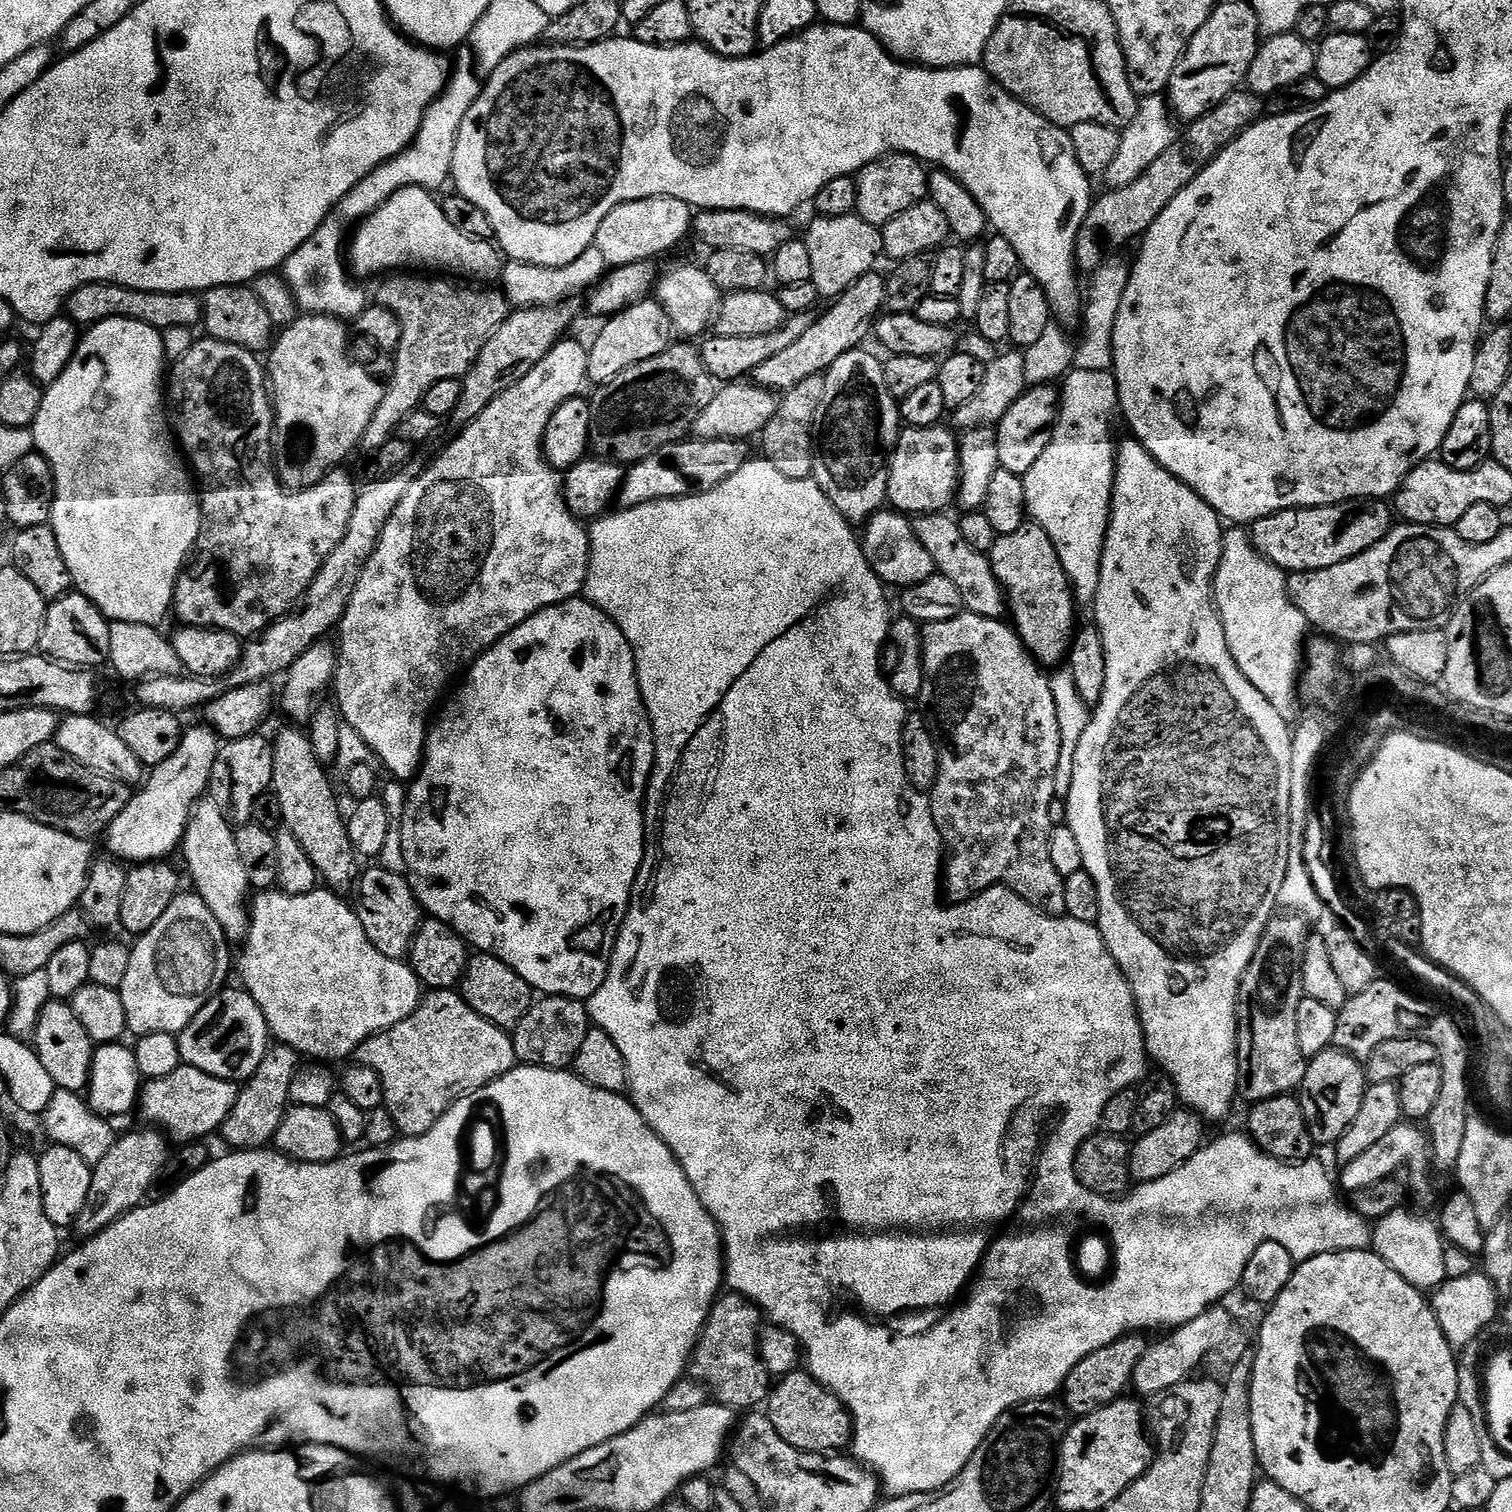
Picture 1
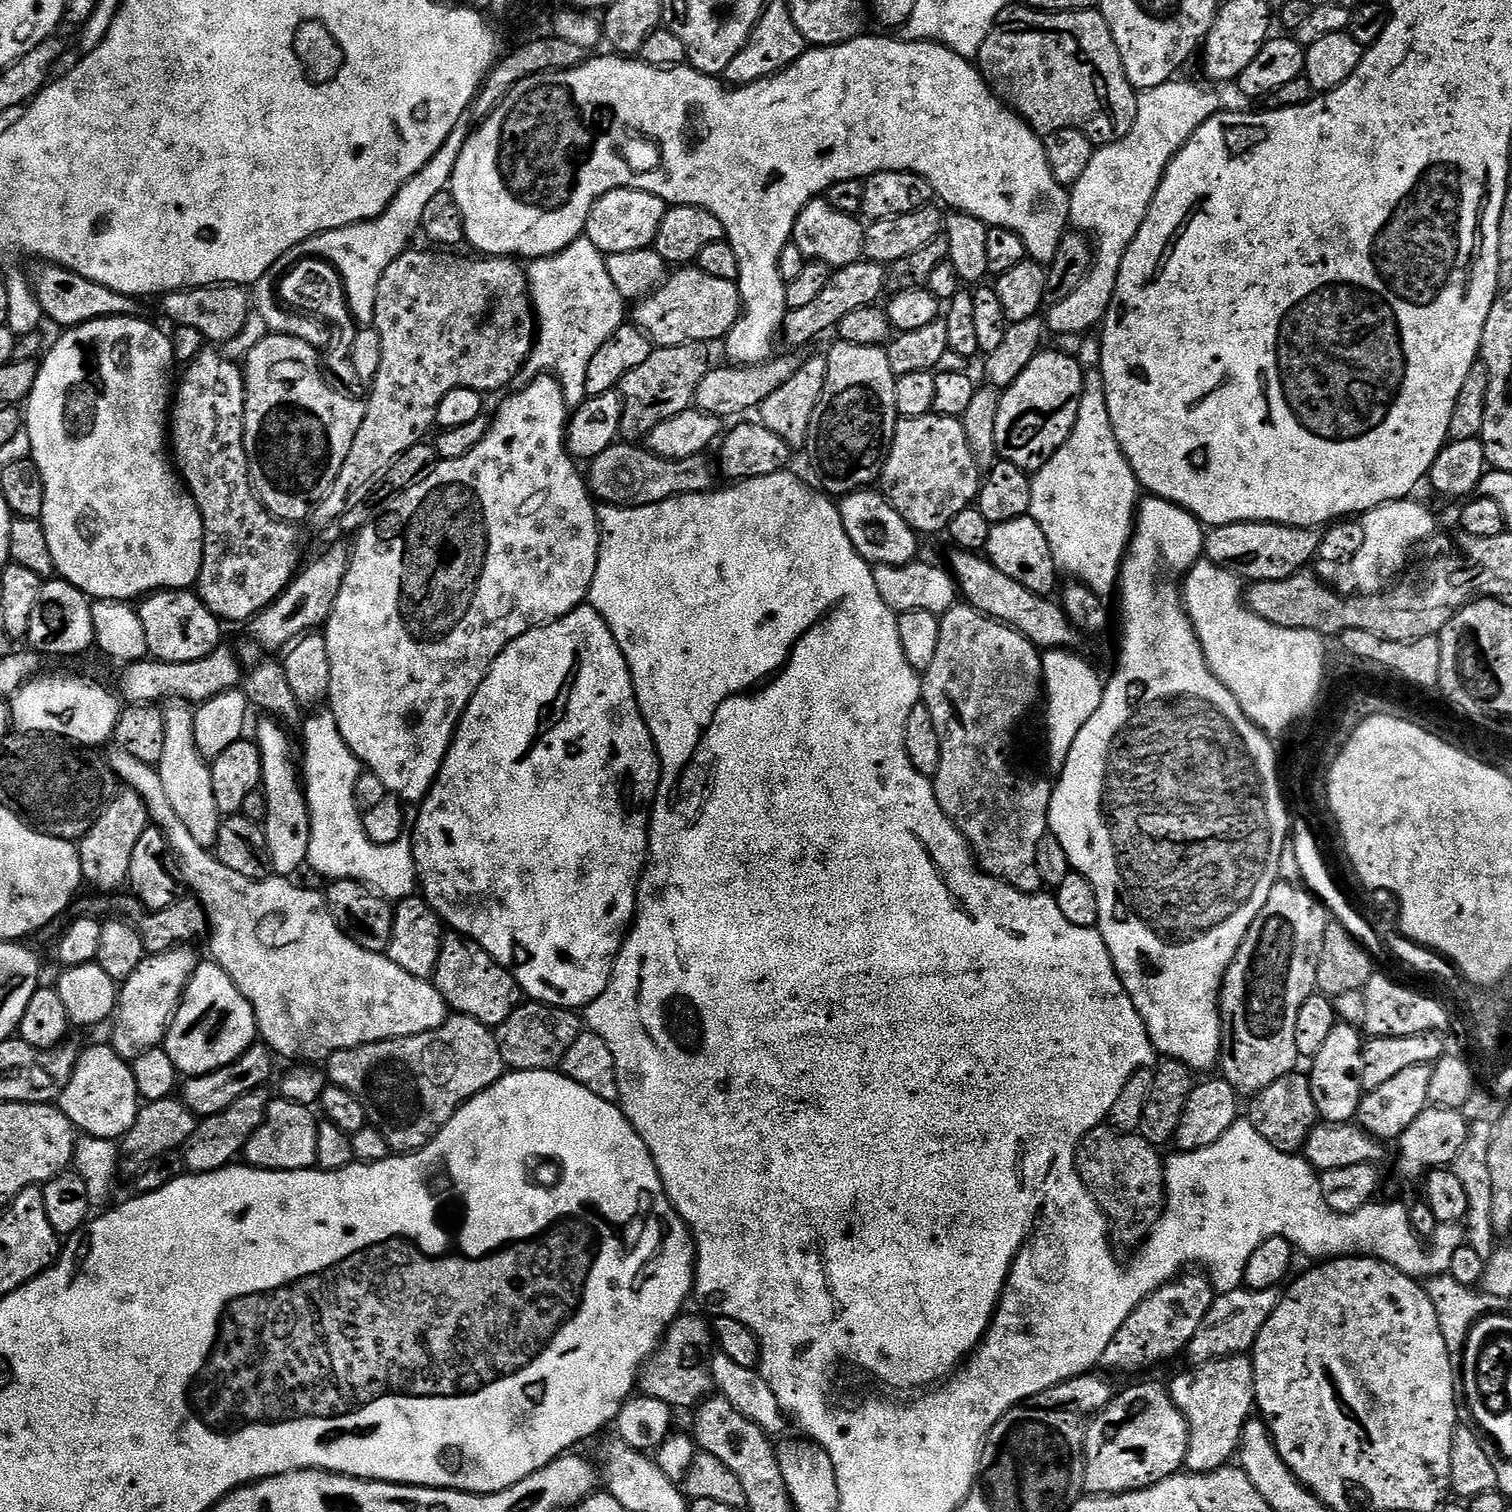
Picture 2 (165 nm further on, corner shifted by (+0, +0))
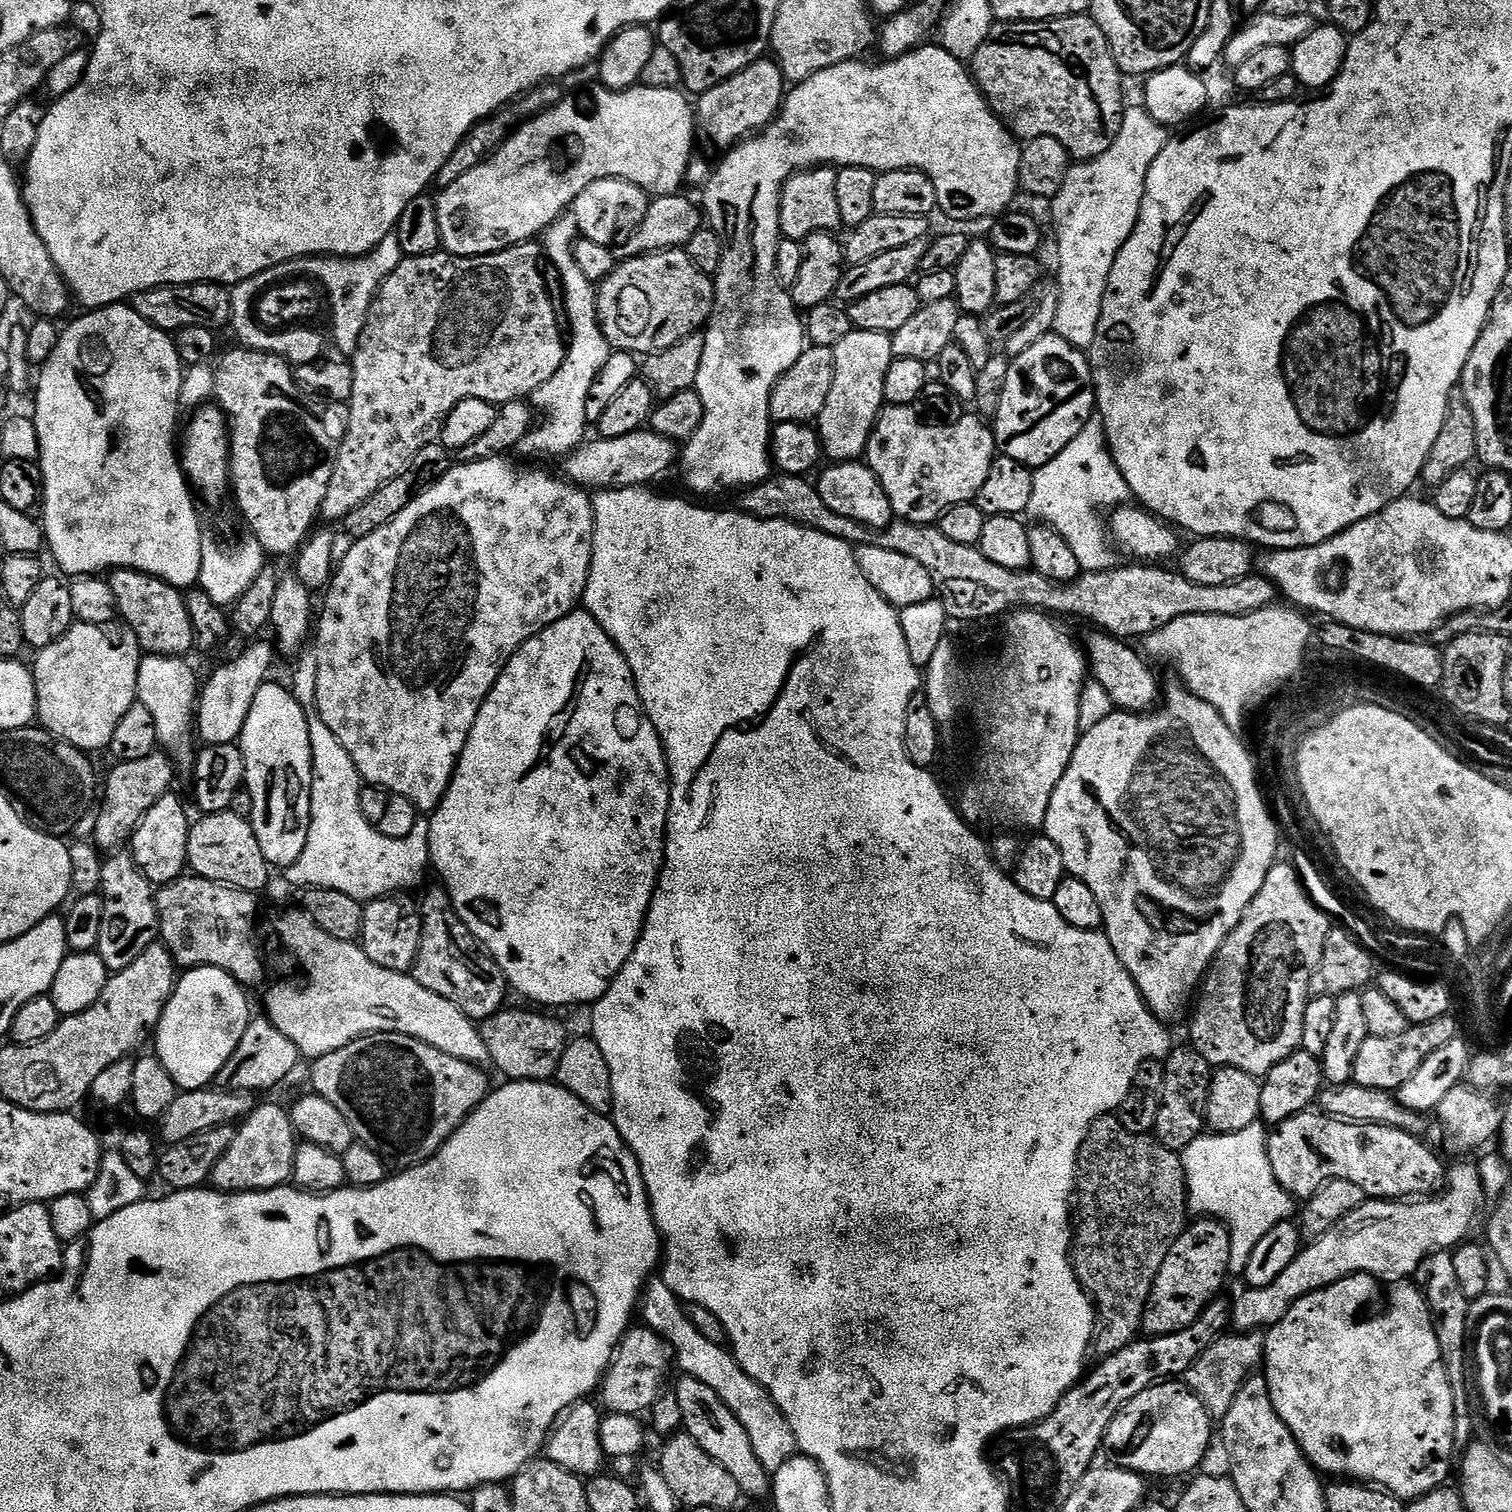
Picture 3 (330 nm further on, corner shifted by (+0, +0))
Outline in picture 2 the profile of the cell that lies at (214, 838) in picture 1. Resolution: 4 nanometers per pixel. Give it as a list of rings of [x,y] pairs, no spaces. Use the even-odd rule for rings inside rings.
[[[176,702],[163,709],[166,722],[166,743],[162,746],[162,762],[158,765],[163,789],[170,798],[170,806],[174,806],[178,818],[186,822],[186,830],[194,834],[195,840],[206,849],[211,849],[218,838],[218,830],[222,817],[218,810],[218,802],[214,802],[214,782],[209,761],[198,750],[198,742],[194,742],[195,711],[183,703]]]

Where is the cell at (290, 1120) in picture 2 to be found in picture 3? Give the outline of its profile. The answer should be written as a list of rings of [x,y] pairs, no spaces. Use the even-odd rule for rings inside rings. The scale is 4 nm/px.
[[[264,1104],[252,1109],[236,1128],[230,1150],[218,1158],[210,1177],[211,1187],[218,1192],[261,1192],[285,1187],[292,1180],[294,1154],[298,1137],[287,1107],[280,1104]]]

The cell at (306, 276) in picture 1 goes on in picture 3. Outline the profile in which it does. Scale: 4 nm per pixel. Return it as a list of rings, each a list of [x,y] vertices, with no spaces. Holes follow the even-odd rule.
[[[393,234],[382,242],[378,242],[378,246],[374,246],[374,250],[370,250],[364,256],[303,256],[297,260],[282,262],[254,278],[246,278],[231,289],[231,331],[236,331],[236,336],[240,339],[237,341],[243,347],[251,348],[257,352],[265,352],[268,348],[300,348],[300,343],[303,342],[304,348],[308,350],[304,352],[304,356],[315,356],[316,348],[309,350],[309,334],[300,335],[297,333],[291,336],[266,336],[264,333],[257,331],[256,327],[253,327],[249,315],[249,305],[251,304],[252,297],[264,285],[271,283],[274,279],[283,279],[283,276],[287,274],[308,272],[329,284],[332,298],[335,301],[336,334],[339,336],[340,345],[342,345],[340,352],[351,354],[356,350],[356,343],[364,329],[368,311],[378,294],[378,290],[382,286],[382,282],[386,282],[388,275],[400,265],[403,259],[405,259],[405,254],[402,246],[399,244],[399,238],[396,234]]]

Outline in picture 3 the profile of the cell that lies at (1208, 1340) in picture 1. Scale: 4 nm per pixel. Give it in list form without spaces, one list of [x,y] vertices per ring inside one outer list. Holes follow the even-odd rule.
[[[1475,1163],[1460,1164],[1453,1172],[1451,1169],[1446,1176],[1446,1187],[1439,1194],[1432,1194],[1415,1202],[1405,1202],[1403,1199],[1369,1199],[1361,1208],[1355,1208],[1353,1212],[1346,1214],[1346,1218],[1342,1218],[1334,1227],[1326,1230],[1326,1234],[1301,1247],[1298,1258],[1294,1258],[1294,1262],[1290,1262],[1290,1266],[1286,1266],[1286,1270],[1282,1270],[1282,1274],[1278,1274],[1278,1278],[1270,1282],[1270,1286],[1248,1288],[1237,1300],[1233,1299],[1231,1327],[1238,1332],[1272,1328],[1279,1320],[1286,1318],[1294,1302],[1306,1298],[1306,1294],[1314,1290],[1322,1290],[1338,1282],[1343,1276],[1353,1276],[1355,1272],[1365,1272],[1377,1278],[1385,1276],[1386,1279],[1392,1280],[1391,1282],[1415,1277],[1418,1266],[1428,1255],[1432,1252],[1455,1249],[1467,1237],[1464,1235],[1471,1230],[1472,1223],[1480,1212],[1480,1203],[1485,1203],[1485,1200],[1484,1182]]]

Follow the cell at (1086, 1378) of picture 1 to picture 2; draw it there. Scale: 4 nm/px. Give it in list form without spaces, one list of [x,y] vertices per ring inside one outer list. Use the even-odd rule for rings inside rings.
[[[1188,1270],[1182,1278],[1171,1284],[1163,1284],[1157,1292],[1150,1294],[1122,1322],[1118,1334],[1110,1338],[1110,1346],[1106,1346],[1106,1354],[1102,1354],[1099,1367],[1109,1368],[1112,1372],[1144,1372],[1164,1359],[1172,1360],[1187,1349],[1190,1338],[1194,1338],[1198,1326],[1202,1326],[1202,1318],[1216,1301],[1211,1280],[1200,1270]]]

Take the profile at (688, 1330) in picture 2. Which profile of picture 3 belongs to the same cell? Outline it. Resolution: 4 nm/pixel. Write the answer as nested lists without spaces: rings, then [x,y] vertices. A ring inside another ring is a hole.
[[[646,1326],[629,1327],[616,1351],[603,1381],[598,1389],[598,1396],[604,1399],[603,1407],[608,1412],[640,1416],[647,1413],[658,1402],[658,1398],[665,1395],[664,1383],[668,1380],[668,1364],[670,1368],[670,1349],[658,1333]]]

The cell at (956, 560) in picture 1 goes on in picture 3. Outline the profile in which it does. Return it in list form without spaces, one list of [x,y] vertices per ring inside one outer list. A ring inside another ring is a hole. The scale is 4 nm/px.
[[[1099,630],[1089,631],[1089,636],[1082,640],[1082,647],[1086,653],[1086,664],[1090,669],[1090,676],[1095,683],[1106,690],[1113,709],[1121,712],[1143,714],[1151,712],[1157,707],[1162,696],[1162,684],[1156,681],[1149,661],[1143,655],[1135,652],[1131,643],[1119,640],[1109,632]]]

